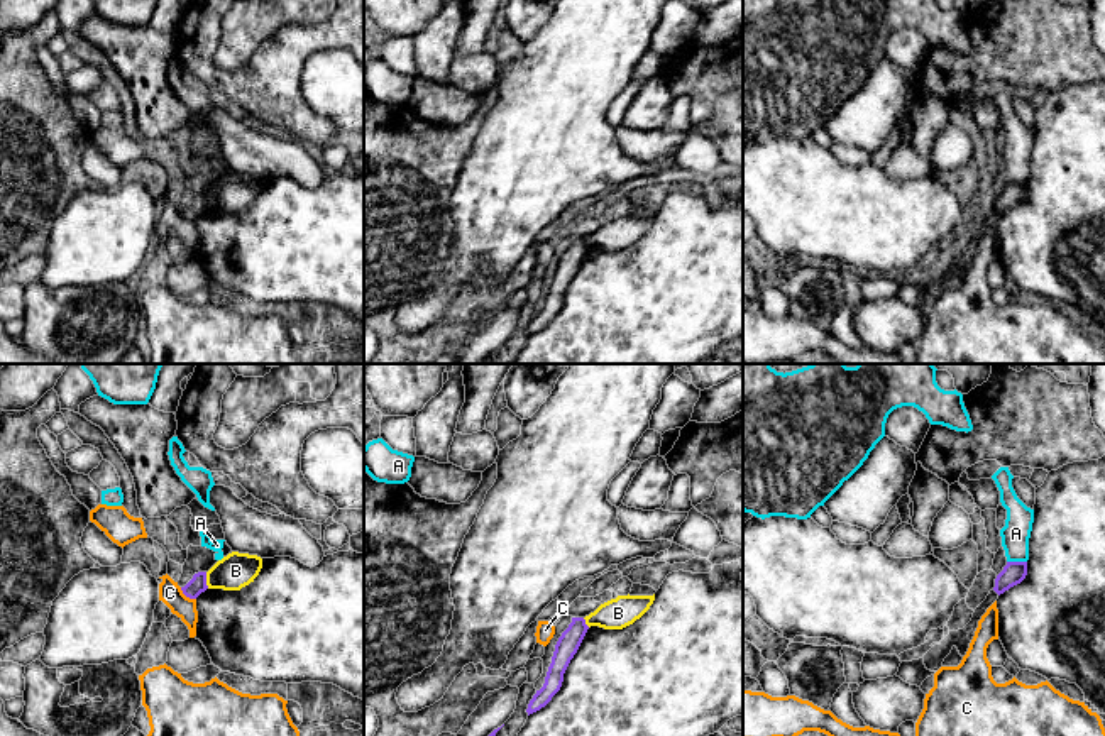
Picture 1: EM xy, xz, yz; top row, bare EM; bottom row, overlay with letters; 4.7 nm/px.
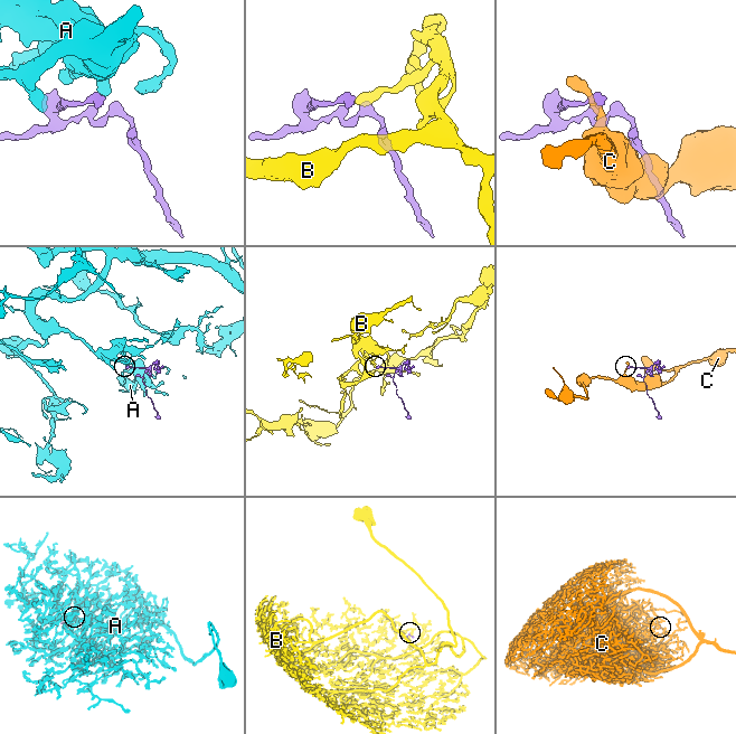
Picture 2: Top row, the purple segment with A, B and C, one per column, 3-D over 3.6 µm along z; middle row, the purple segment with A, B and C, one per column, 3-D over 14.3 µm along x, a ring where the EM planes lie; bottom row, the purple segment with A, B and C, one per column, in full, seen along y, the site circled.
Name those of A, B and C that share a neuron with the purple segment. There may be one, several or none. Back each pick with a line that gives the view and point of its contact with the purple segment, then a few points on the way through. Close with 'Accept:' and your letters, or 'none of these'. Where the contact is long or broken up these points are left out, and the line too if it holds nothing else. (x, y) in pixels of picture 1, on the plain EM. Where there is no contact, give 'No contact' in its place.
Accept: none of these

